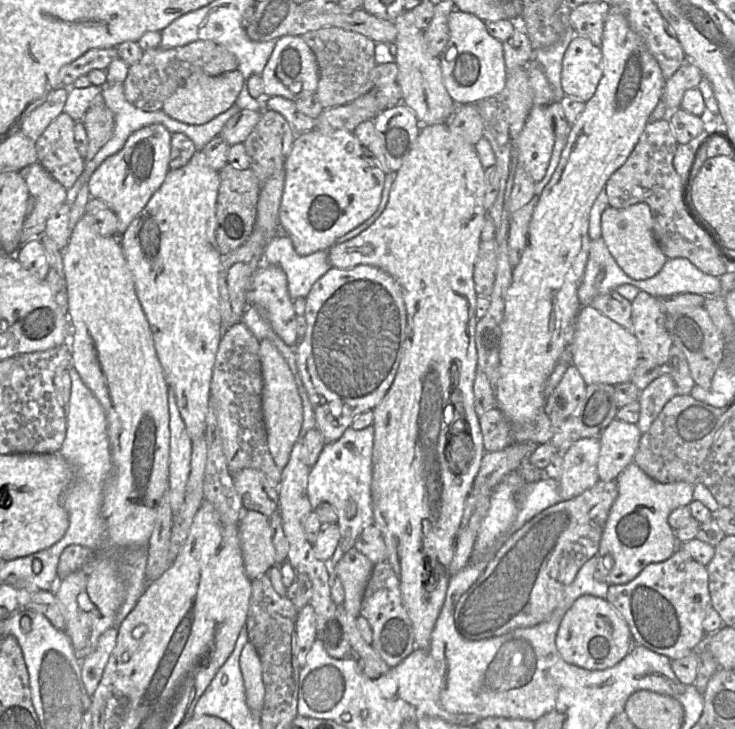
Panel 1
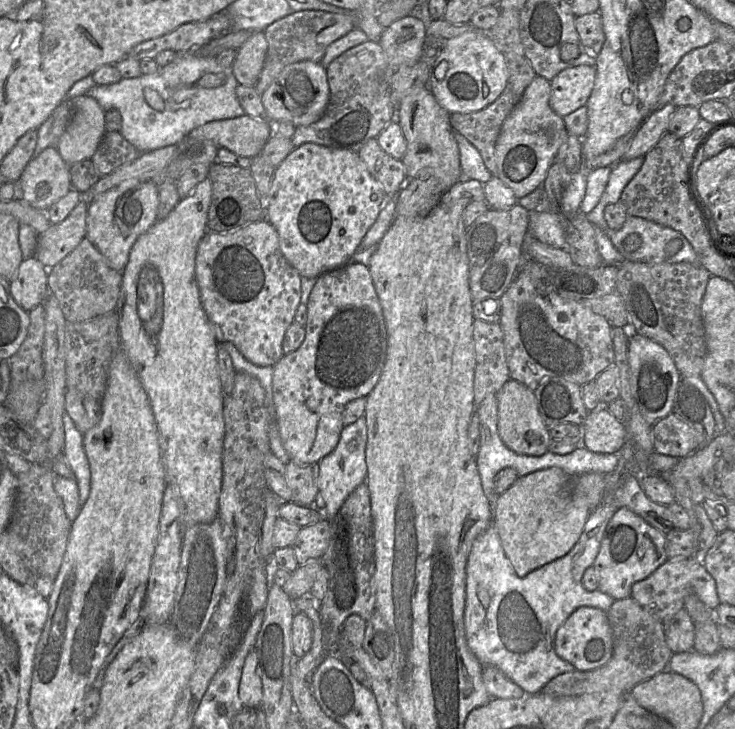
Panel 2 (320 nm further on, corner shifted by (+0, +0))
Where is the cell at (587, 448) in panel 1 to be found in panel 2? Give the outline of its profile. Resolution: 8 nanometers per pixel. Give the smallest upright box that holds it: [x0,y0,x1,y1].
[492,467,591,577]

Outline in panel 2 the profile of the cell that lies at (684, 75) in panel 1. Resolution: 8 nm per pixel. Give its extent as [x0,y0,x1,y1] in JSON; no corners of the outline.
[625,104,677,160]

